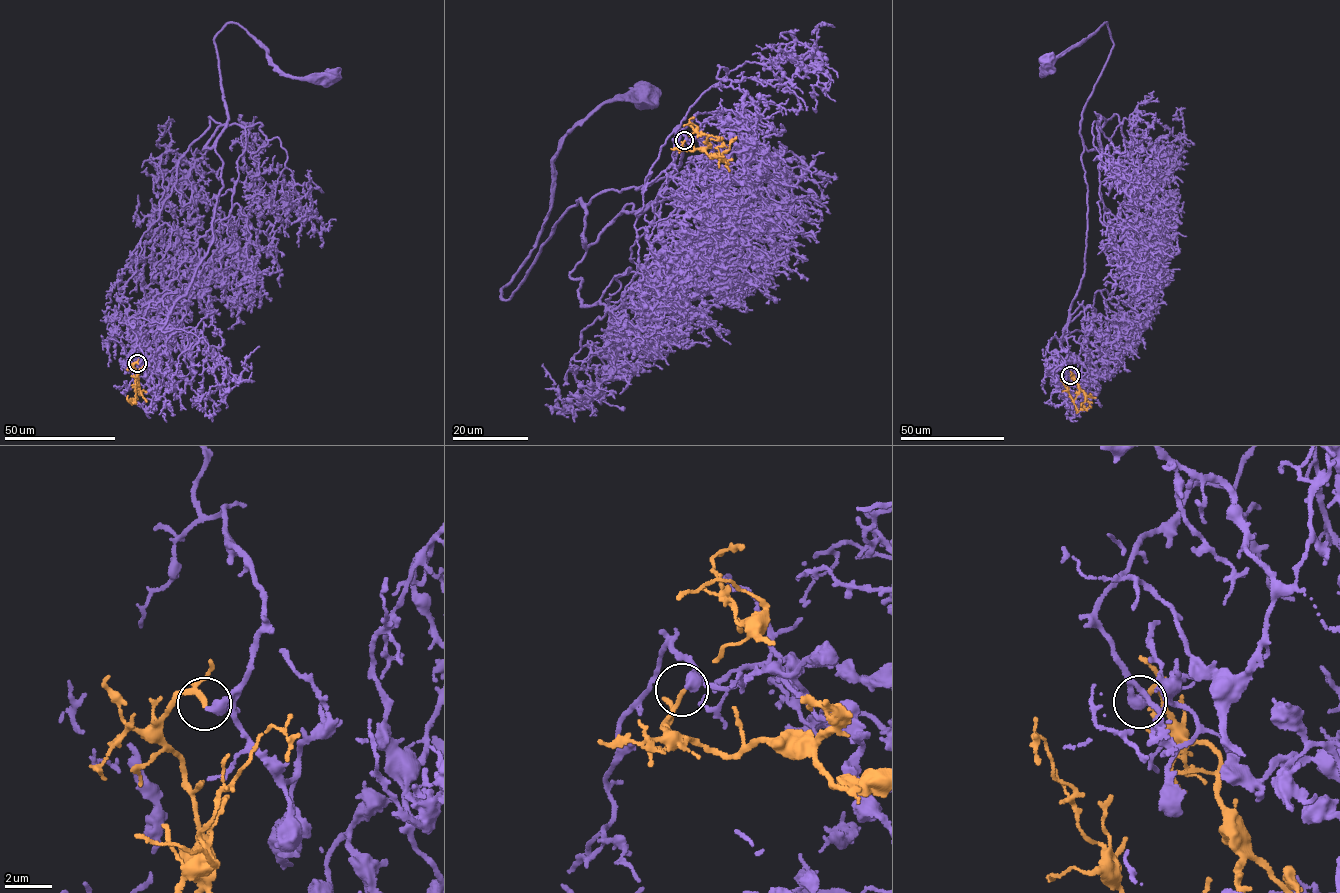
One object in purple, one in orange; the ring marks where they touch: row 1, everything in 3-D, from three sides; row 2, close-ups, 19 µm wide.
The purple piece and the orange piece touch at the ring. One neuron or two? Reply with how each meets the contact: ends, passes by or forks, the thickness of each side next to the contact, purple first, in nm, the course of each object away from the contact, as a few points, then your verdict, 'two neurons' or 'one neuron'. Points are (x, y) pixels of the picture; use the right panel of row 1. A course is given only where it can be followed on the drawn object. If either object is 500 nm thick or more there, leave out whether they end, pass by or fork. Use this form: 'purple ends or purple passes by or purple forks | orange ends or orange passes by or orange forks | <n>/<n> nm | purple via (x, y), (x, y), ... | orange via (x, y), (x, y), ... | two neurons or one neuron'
purple ends | orange ends | 440/190 nm | purple via (1070, 376), (1087, 332), (1063, 331), (1085, 267), (1080, 124), (1113, 45), (1106, 22), (1040, 75), (1047, 62) | orange via (1070, 375), (1077, 380), (1079, 389), (1074, 399), (1061, 381) | one neuron

